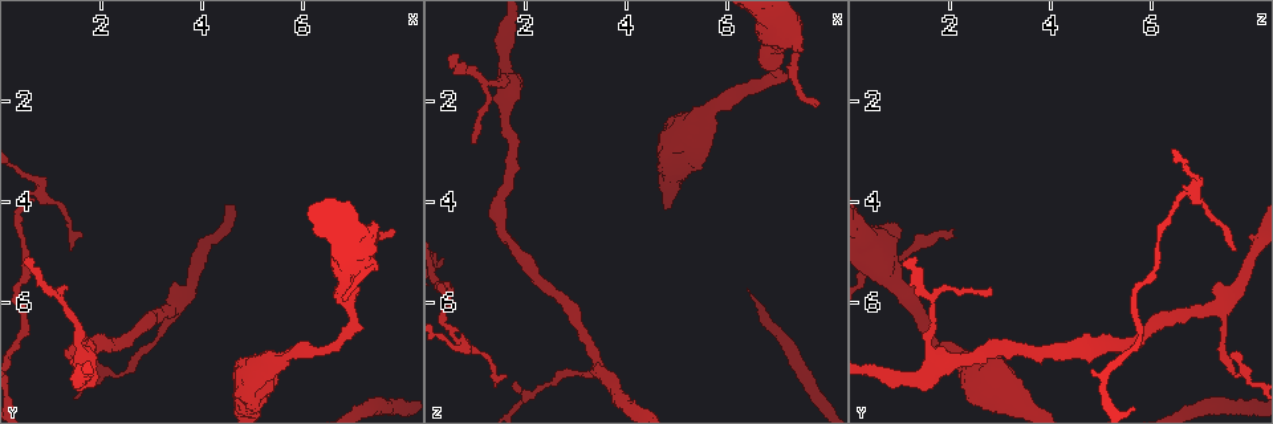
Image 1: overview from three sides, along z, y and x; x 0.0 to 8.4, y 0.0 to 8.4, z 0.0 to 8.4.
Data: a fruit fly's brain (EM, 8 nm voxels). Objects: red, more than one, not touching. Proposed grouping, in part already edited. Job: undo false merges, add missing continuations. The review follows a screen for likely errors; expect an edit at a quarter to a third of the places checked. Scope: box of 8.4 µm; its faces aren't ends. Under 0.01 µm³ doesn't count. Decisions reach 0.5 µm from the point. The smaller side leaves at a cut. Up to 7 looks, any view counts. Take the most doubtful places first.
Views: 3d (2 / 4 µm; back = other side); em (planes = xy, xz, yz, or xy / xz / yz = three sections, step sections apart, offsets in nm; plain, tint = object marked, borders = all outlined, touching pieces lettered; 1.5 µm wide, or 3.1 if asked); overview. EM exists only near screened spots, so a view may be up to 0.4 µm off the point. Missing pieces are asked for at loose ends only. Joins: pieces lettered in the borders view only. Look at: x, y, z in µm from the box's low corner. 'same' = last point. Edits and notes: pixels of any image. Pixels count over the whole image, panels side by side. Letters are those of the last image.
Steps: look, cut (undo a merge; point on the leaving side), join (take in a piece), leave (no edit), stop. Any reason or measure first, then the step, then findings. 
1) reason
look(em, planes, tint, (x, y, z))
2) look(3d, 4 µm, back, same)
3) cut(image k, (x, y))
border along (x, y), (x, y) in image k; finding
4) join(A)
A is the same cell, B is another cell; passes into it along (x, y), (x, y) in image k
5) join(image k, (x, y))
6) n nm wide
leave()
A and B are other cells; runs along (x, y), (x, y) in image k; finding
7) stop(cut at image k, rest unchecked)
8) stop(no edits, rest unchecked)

free end
look(em, planes, borders, (1.35, 5.00, 7.60))

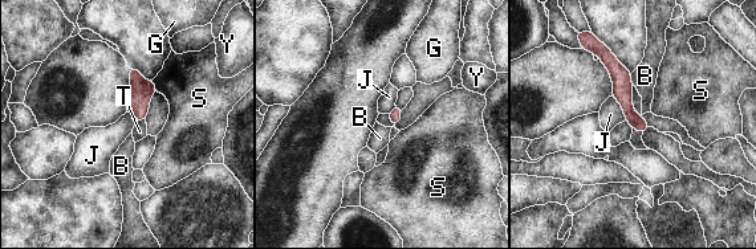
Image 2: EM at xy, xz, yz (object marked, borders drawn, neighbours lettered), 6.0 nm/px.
leave()
B, G, J, S, T and Y are other cells; border along (630, 73), (633, 84) in image 2; no lettered piece goes on from it

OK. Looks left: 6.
sudden change in width
look(3d, 4 µm, (7.10, 5.10, 0.75))

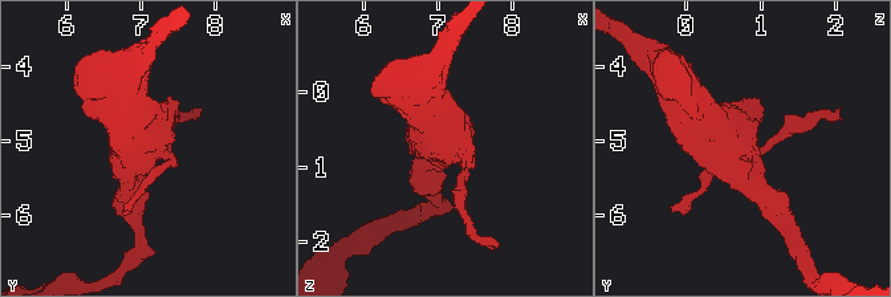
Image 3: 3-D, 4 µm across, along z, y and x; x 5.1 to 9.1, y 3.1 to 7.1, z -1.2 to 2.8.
look(em, planes, borders, (7.15, 5.05, 0.70))

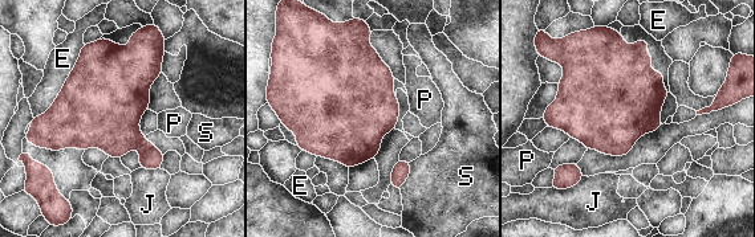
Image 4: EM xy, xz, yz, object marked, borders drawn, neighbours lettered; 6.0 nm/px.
cut(image 4, (150, 158))
E, J, P and S are other cells; border along (142, 135), (134, 147) in image 4; two cells meet here

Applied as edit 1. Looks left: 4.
look(overview)

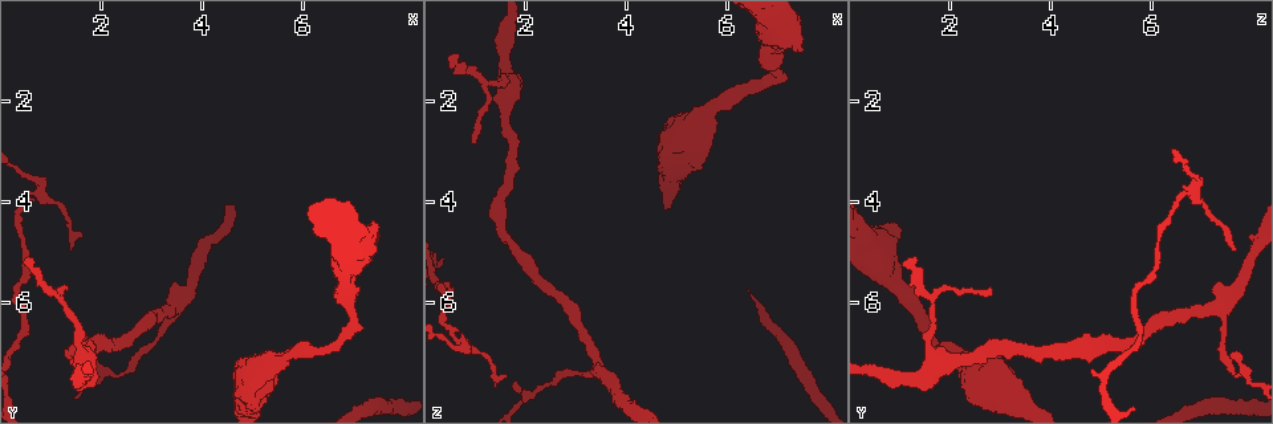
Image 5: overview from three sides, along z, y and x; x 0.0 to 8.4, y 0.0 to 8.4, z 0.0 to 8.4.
tapers out
look(3d, 2 µm, (1.10, 5.80, 2.90))

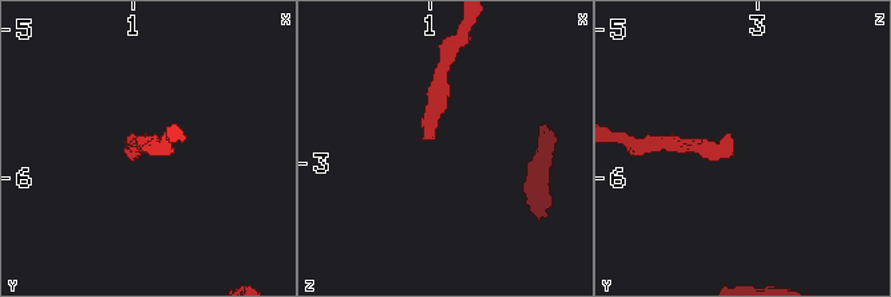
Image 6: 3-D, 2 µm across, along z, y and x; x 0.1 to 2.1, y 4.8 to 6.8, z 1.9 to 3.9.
shape alone is not enough
look(em, xz, step 8, tint, (1.04, 5.82, 2.84))

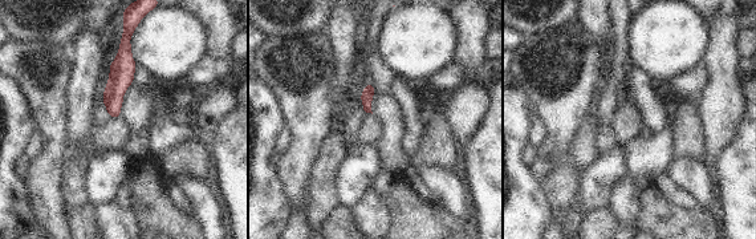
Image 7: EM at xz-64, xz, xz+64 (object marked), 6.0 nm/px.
another direction
look(em, planes, borders, same)

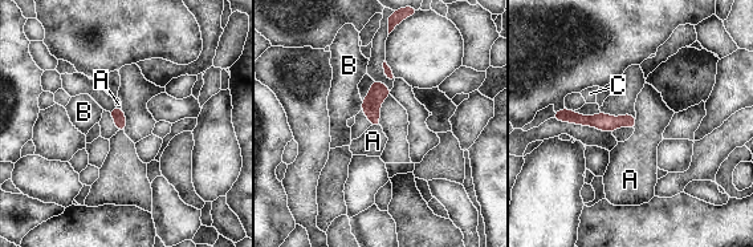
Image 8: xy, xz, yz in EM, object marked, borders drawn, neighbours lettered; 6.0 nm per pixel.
80 nm wide
leave()
A, B and C are other cells; border along (637, 118), (634, 129) in image 8; no lettered piece goes on from it

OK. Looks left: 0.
stop(cut at image 4, rest unchecked)

